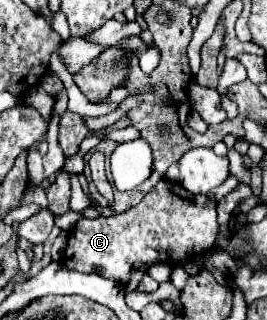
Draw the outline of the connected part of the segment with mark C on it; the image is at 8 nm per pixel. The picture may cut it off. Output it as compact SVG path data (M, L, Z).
M159 180L159 184L147 192L135 208L123 214L95 220L81 218L69 232L63 264L79 272L91 272L93 266L101 266L105 278L127 286L145 262L185 260L189 254L201 258L205 252L211 252L215 248L217 230L219 224L213 202L207 200L207 206L201 202L197 204L197 196L189 194L181 184Z

